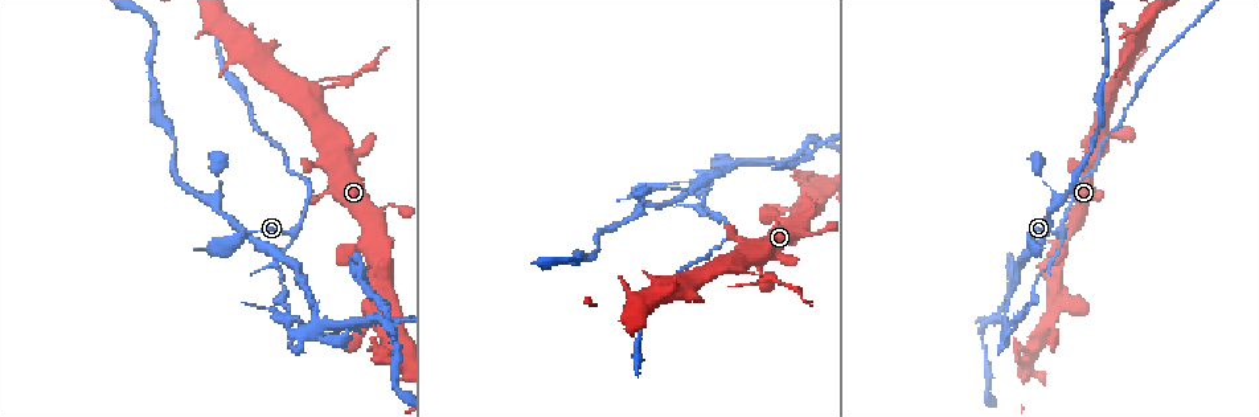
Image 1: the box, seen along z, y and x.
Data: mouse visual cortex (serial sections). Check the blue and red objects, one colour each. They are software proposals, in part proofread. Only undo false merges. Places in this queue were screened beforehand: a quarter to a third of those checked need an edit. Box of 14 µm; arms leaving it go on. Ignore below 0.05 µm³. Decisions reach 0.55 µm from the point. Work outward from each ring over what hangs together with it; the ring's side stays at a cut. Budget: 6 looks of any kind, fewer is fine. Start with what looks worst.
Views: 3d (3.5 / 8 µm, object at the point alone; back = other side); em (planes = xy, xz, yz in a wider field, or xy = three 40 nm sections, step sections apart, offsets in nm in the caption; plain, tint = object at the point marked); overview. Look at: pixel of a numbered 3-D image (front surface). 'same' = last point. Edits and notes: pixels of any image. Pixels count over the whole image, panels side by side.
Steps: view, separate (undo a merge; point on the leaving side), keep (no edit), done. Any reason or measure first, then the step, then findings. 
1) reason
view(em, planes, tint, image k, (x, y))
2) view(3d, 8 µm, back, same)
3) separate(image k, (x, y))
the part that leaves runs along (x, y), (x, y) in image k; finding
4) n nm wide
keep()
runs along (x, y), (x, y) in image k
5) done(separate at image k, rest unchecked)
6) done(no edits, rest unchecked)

branch point
view(3d, 3.5 µm, image 1, (295, 235))

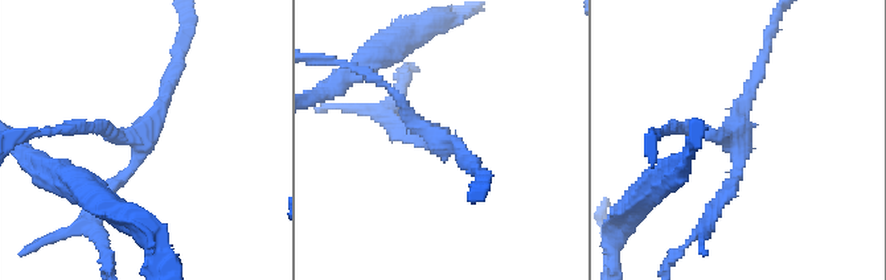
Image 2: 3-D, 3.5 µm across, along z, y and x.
3 arms; arms of 100, 150, 200 nm; shape alone is not enough
view(em, xy, step 2, tint, image 2, (435, 133))

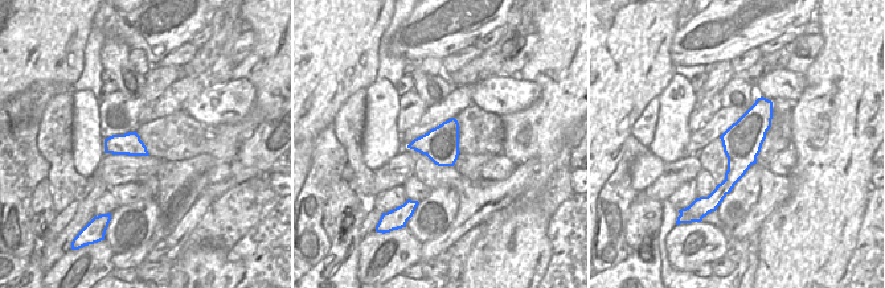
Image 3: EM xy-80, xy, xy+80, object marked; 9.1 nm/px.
separate(image 2, (111, 186))
the part that leaves runs along (134, 138), (134, 167), (93, 210), (101, 235) in image 2; two cells meet here

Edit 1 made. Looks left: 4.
see it whole again
view(overview)

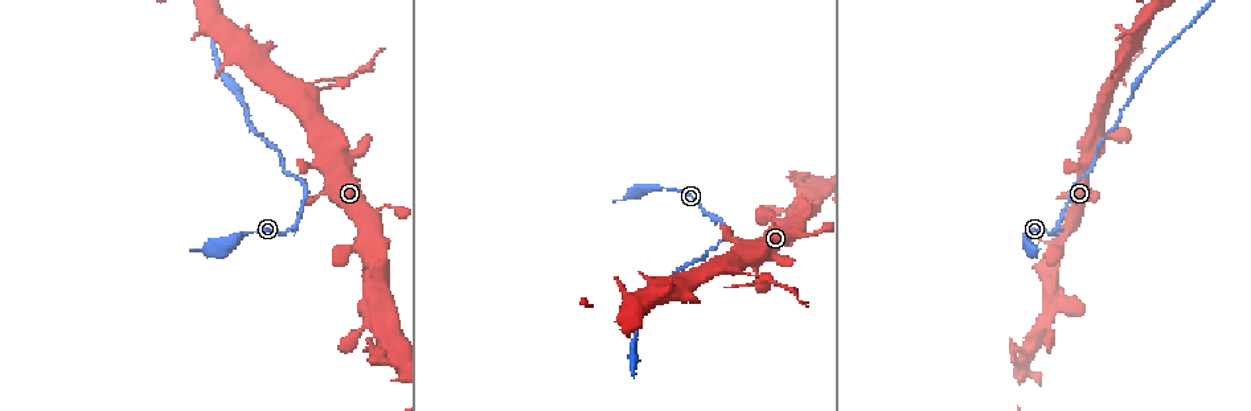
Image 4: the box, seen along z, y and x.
view(3d, 3.5 µm, image 4, (336, 84))

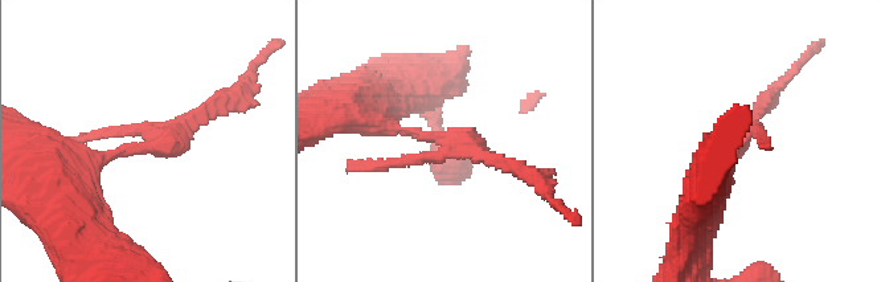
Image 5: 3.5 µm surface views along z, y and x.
need the tissue
view(em, planes, tint, image 5, (153, 151))

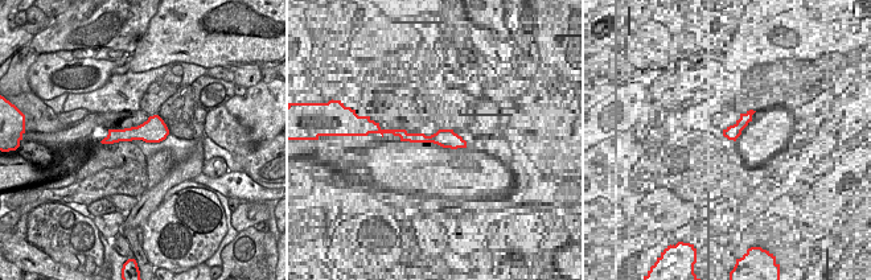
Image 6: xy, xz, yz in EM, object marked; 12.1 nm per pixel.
separate(image 5, (154, 134))
the part that leaves runs along (111, 156), (164, 144), (217, 95) in image 5; two cells meet here

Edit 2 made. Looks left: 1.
done(separate at image 2, separate at image 5, rest unchecked)

